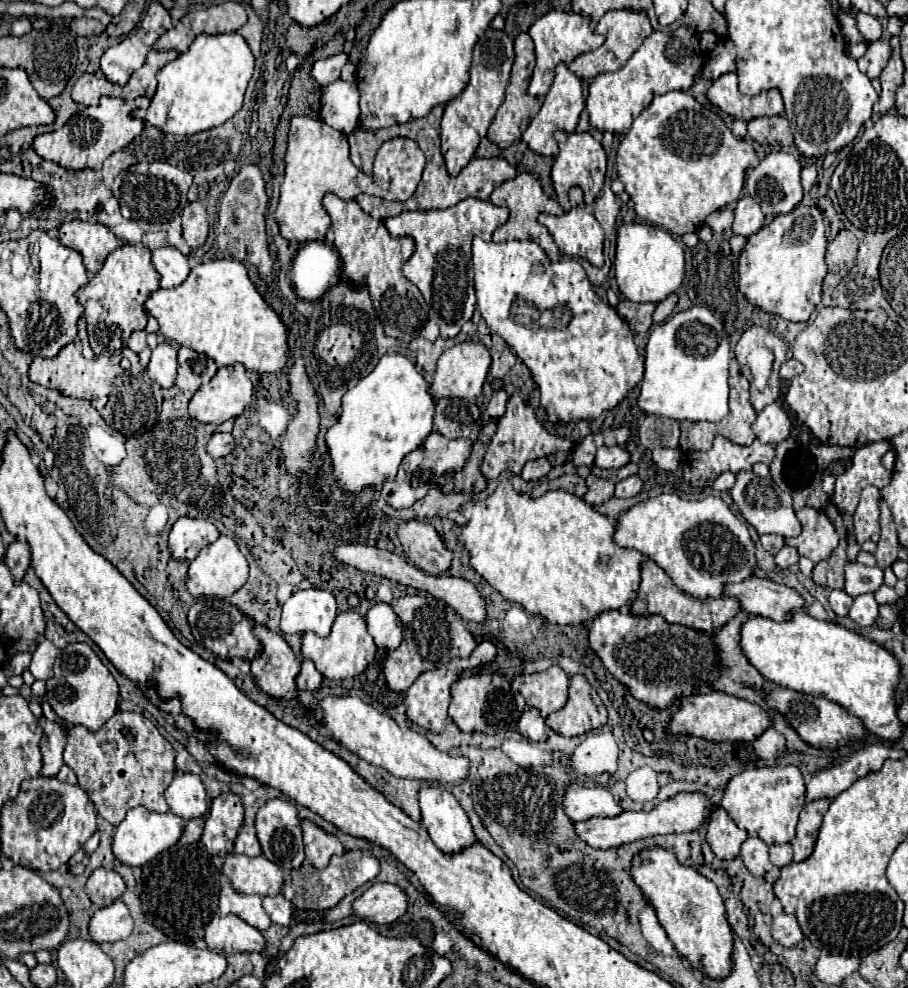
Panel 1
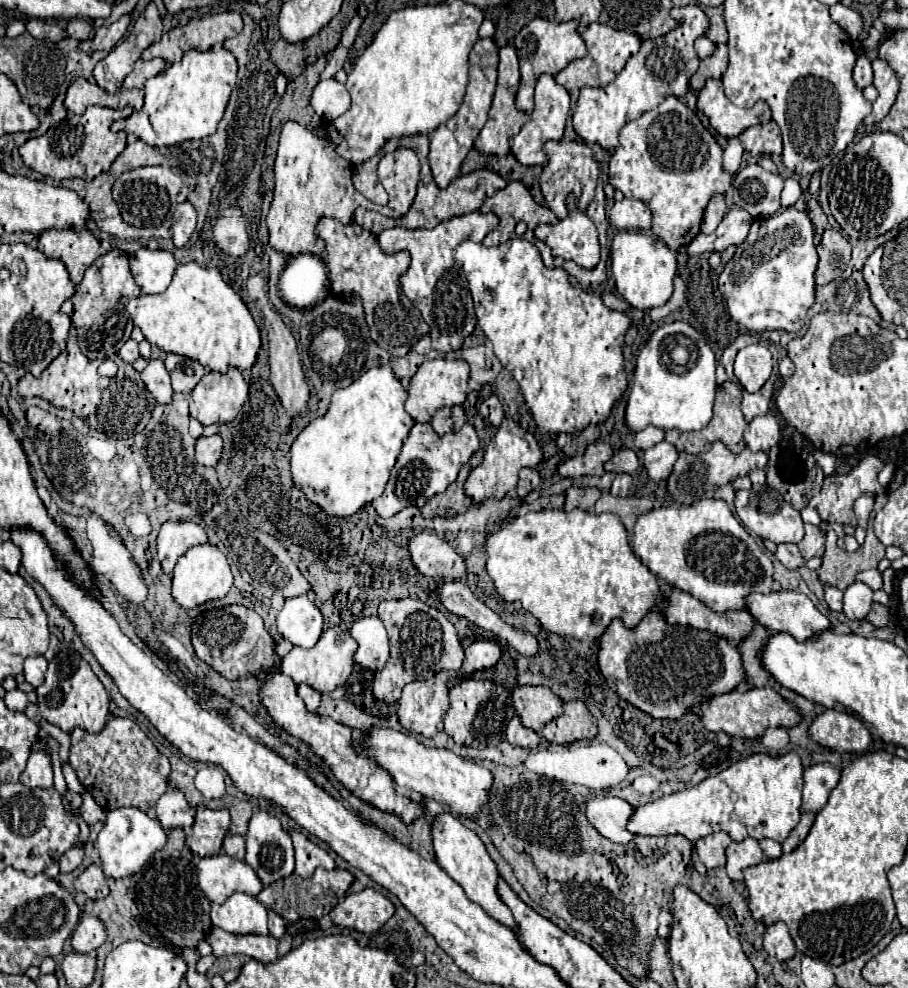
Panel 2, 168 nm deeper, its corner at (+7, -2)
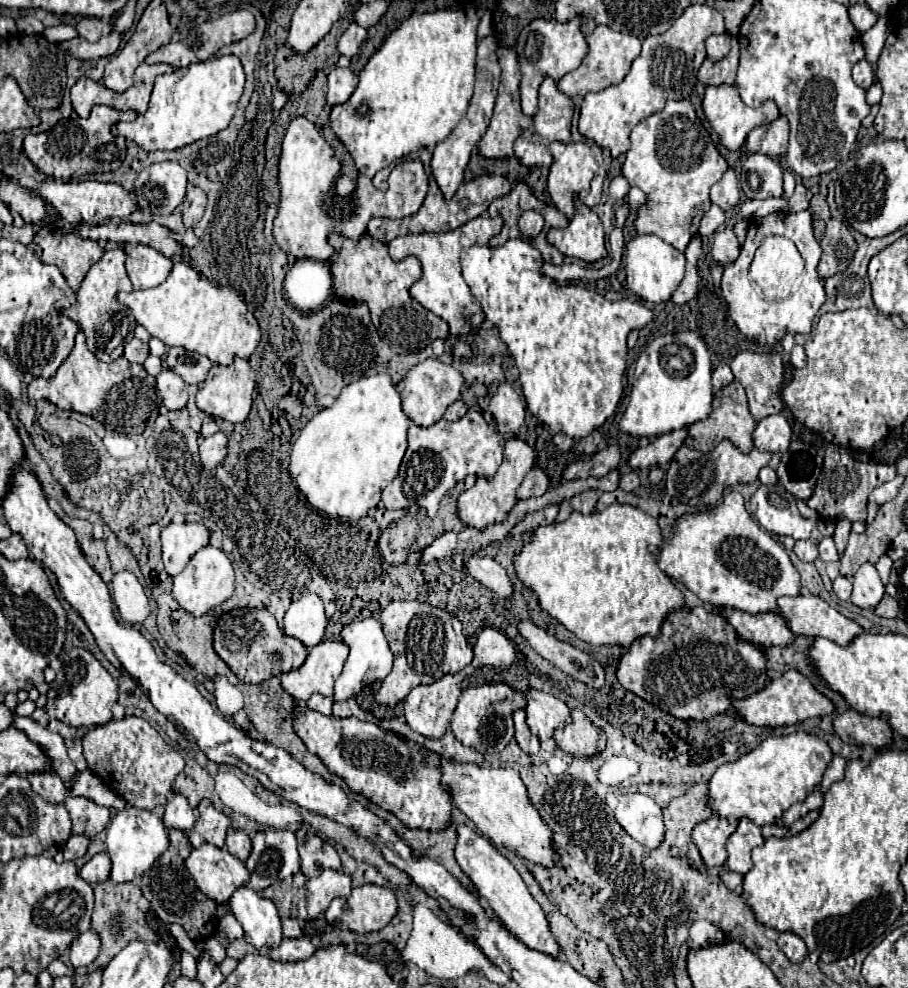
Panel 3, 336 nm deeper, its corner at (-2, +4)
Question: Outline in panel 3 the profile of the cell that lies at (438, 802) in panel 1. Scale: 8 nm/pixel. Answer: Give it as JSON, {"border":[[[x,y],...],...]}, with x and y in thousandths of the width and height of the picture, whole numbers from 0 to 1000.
{"border":[[[506,835],[503,837],[501,869],[508,878],[508,882],[523,896],[528,908],[532,908],[539,914],[539,918],[547,924],[547,928],[558,936],[558,940],[569,950],[578,952],[578,956],[583,956],[585,961],[605,965],[609,969],[616,967],[616,956],[607,946],[607,940],[602,936],[602,930],[600,930],[596,918],[591,916],[591,912],[587,912],[585,904],[580,902],[574,886],[565,878],[565,873],[556,865],[552,865],[534,845],[521,841],[514,835]]]}

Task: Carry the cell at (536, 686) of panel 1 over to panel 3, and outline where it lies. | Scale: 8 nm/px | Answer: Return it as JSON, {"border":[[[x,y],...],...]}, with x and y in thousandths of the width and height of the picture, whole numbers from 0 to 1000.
{"border":[[[585,697],[580,701],[580,716],[578,716],[580,734],[596,750],[609,746],[609,740],[613,736],[627,732],[627,726],[629,726],[627,720],[629,718],[624,716],[622,710],[605,701],[598,701],[591,697]]]}

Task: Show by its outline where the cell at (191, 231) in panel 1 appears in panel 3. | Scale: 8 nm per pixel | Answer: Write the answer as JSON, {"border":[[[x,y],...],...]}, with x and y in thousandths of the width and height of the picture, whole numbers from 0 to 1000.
{"border":[[[208,189],[206,191],[206,197],[204,197],[204,203],[199,207],[199,216],[202,216],[202,228],[206,232],[215,230],[219,226],[219,222],[224,220],[224,214],[226,214],[226,207],[228,207],[228,199],[221,191],[217,189]]]}

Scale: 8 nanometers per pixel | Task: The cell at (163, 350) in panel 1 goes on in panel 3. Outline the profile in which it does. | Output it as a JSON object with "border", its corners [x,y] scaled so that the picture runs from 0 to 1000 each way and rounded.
{"border":[[[180,373],[173,380],[173,396],[184,414],[202,414],[206,408],[206,390],[188,373]]]}

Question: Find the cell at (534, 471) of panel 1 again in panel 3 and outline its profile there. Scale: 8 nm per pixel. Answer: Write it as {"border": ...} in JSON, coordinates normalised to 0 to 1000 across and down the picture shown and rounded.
{"border":[[[587,473],[587,475],[580,479],[580,483],[578,483],[578,487],[574,489],[574,493],[569,495],[569,503],[572,503],[572,505],[591,503],[591,501],[598,501],[598,499],[602,497],[602,493],[605,493],[605,485],[602,485],[602,481],[598,479],[598,475]]]}

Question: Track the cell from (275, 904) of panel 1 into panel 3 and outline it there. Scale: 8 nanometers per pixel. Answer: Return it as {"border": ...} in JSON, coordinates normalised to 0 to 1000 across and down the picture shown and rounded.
{"border":[[[312,930],[312,948],[331,948],[334,942],[325,930]]]}

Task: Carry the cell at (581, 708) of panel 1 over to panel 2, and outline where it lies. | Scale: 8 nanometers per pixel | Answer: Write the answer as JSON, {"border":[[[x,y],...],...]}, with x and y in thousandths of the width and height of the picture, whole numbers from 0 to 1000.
{"border":[[[641,710],[621,712],[621,724],[606,730],[595,744],[606,752],[632,752],[637,748],[654,748],[659,742],[659,730],[645,718]]]}

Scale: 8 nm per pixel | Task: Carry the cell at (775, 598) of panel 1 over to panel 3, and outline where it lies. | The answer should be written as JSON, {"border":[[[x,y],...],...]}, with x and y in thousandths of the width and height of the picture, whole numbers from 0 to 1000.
{"border":[[[900,602],[858,604],[856,612],[867,635],[887,645],[909,645],[922,653],[933,653],[950,639]]]}

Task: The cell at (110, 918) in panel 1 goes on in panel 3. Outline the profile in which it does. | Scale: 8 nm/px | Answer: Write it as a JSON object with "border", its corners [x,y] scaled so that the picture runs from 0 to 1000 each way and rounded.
{"border":[[[98,940],[94,944],[89,944],[80,954],[78,954],[78,965],[76,965],[76,971],[80,975],[83,981],[91,981],[96,977],[100,977],[107,967],[111,963],[111,948],[105,940]]]}

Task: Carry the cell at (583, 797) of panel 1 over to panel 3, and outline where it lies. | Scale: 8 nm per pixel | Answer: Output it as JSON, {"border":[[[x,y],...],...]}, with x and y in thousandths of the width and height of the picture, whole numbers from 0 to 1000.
{"border":[[[682,805],[677,829],[699,851],[704,851],[710,857],[724,857],[730,849],[728,817],[715,805]]]}

